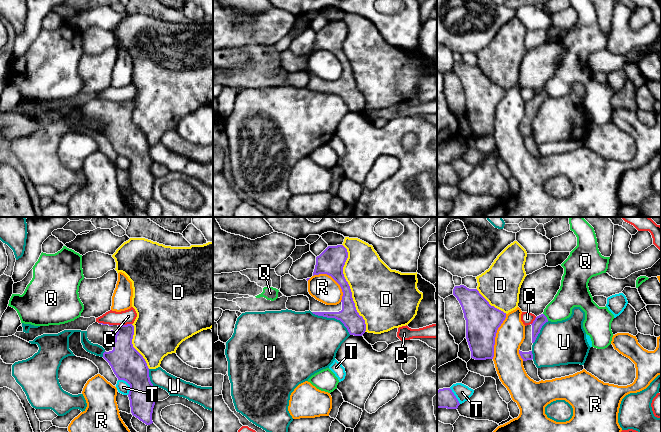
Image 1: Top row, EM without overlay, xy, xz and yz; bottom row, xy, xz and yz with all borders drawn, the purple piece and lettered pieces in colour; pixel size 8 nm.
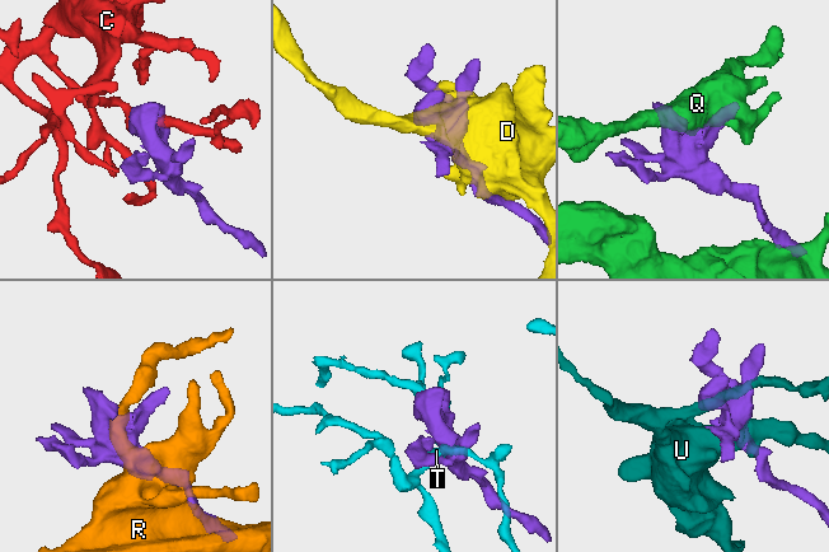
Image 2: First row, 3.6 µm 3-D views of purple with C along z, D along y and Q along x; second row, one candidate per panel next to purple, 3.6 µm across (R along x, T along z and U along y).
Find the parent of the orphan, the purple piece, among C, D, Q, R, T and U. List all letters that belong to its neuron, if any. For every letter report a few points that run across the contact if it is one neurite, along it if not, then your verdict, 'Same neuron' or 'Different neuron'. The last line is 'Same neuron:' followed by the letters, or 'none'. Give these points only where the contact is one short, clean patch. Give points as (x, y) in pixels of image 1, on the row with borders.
C: Different neuron
D: Different neuron
Q: Line: yz (543, 313), (548, 320). Different neuron
R: Different neuron
T: Different neuron
U: Different neuron
Same neuron: none

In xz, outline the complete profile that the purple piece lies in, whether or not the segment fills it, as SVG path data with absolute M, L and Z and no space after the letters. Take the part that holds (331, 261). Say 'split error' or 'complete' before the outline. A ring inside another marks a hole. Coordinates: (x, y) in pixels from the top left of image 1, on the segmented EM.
split error; M343 245L328 246L316 257L314 275L327 274L341 287L343 296L337 305L326 305L308 292L308 281L297 280L289 273L281 277L280 292L286 296L304 295L309 298L310 311L318 316L340 320L347 328L350 335L362 336L366 331L365 320L356 310L352 292L343 274L343 267L348 258L347 249Z

